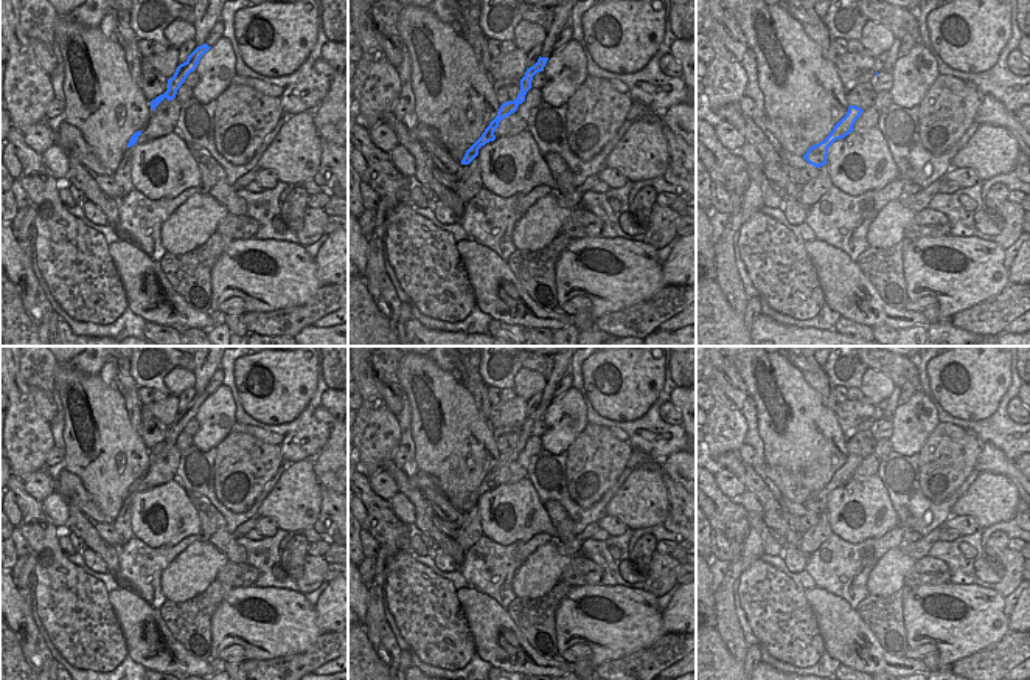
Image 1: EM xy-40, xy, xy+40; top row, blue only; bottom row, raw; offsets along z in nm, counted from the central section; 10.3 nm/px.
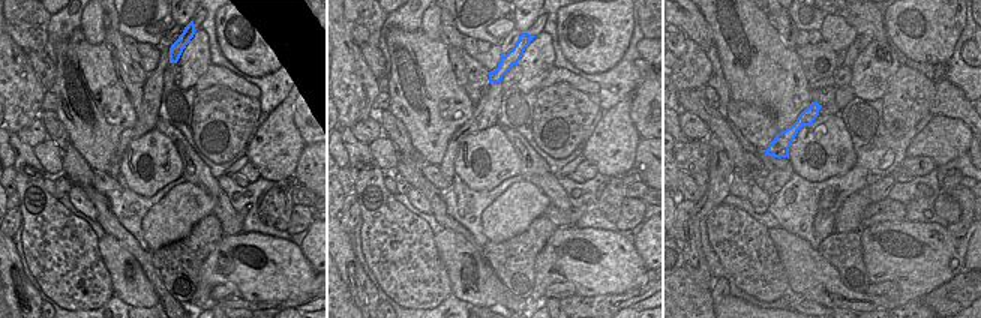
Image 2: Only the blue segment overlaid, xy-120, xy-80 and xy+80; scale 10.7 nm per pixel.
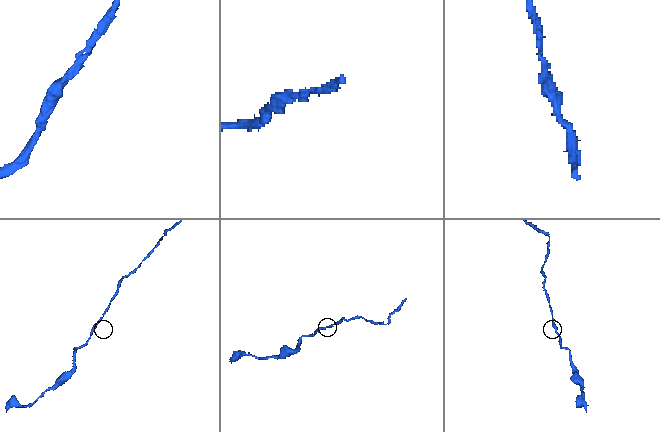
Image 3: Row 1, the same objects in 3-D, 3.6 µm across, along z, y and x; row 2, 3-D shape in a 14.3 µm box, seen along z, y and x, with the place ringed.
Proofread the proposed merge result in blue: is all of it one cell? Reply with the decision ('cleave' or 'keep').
keep

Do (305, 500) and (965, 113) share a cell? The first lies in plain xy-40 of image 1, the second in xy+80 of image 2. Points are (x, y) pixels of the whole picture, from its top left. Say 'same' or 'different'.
different

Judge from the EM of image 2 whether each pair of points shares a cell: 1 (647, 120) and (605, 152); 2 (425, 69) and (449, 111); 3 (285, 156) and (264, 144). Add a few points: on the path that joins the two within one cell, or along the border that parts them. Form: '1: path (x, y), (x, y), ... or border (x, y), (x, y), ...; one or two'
1: border (633, 95), (630, 117), (641, 138); two
2: path (425, 80), (425, 87), (438, 101); one
3: path (281, 156), (269, 149); one

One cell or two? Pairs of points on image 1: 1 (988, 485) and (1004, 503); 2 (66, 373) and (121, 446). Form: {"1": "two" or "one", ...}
{"1": "one", "2": "one"}

